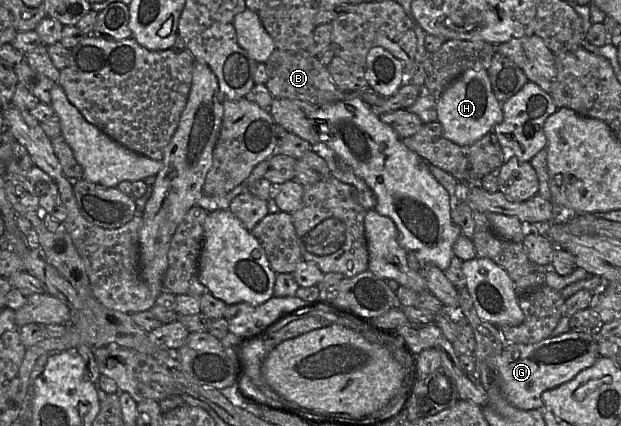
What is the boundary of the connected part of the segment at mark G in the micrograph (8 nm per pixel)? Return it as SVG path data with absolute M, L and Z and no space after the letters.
M595 330L584 333L570 331L535 343L507 343L495 357L493 371L510 404L518 409L534 410L543 407L544 391L572 380L581 371L592 366L599 356Z

